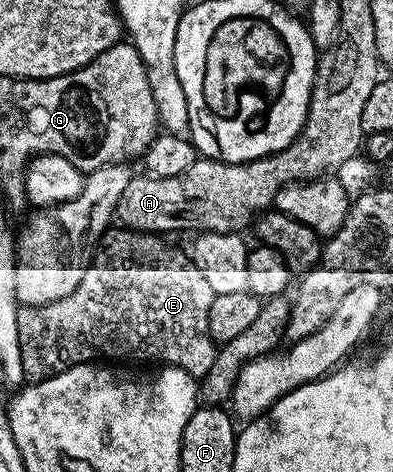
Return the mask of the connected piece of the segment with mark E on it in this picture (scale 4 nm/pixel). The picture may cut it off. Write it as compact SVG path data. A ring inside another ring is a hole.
M128 229L106 230L99 240L101 248L93 264L84 268L75 293L53 304L42 307L22 306L17 312L19 345L23 353L26 380L50 379L80 363L94 361L121 361L117 359L142 359L178 367L194 377L206 375L215 365L219 347L213 342L207 313L211 313L213 290L207 277L199 273L192 258L177 247L164 243L164 238L153 233L138 233Z

